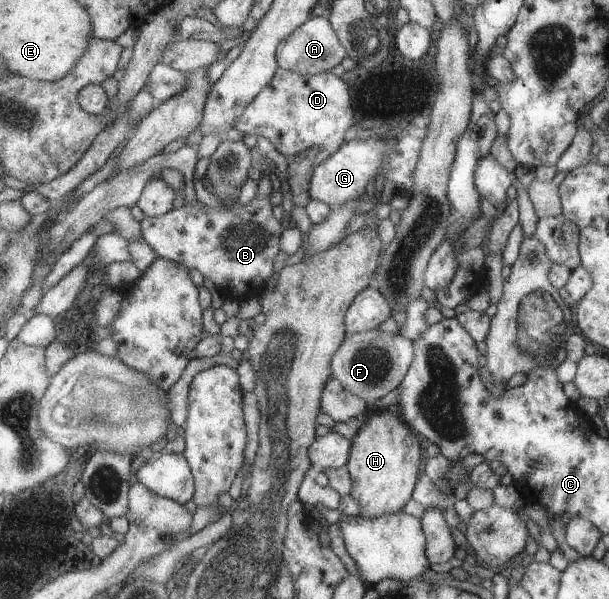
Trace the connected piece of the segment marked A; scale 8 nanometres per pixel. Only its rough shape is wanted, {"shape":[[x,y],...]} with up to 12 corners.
{"shape":[[326,16],[281,40],[277,67],[299,75],[330,71],[346,56]]}

